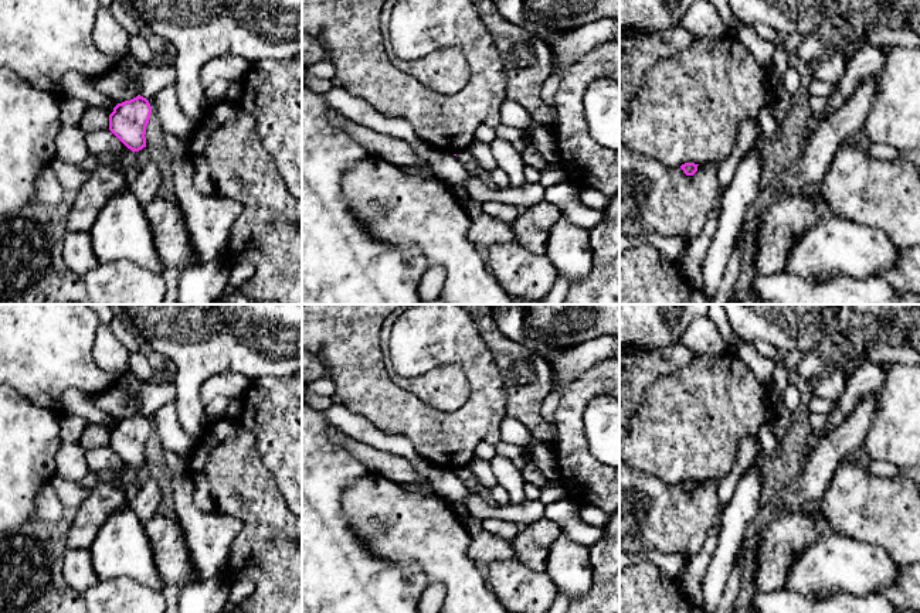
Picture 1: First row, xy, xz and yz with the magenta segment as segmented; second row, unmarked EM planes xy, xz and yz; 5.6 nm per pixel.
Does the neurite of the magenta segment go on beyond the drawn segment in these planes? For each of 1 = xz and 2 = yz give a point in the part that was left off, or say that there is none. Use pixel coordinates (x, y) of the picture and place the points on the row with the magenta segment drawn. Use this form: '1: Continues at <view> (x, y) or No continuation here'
1: No continuation here
2: No continuation here

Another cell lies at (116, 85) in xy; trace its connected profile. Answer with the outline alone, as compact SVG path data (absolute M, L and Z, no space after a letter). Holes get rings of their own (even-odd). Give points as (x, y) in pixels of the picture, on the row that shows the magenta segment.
M119 71L108 72L95 78L92 82L99 92L111 96L116 105L130 101L139 95L135 81L129 79Z

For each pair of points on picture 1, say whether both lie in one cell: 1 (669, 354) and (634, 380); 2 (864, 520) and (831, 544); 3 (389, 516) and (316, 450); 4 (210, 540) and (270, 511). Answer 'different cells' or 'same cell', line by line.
1: same cell
2: different cells
3: different cells
4: different cells

